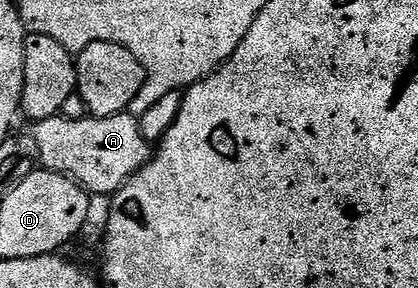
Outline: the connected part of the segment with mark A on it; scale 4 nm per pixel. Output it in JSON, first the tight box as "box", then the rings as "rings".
{"box":[31,114,150,197],"rings":[[[133,114],[99,116],[79,121],[52,116],[32,125],[31,138],[37,147],[42,169],[70,176],[94,197],[112,197],[149,161],[150,141],[143,138],[138,117]]]}

